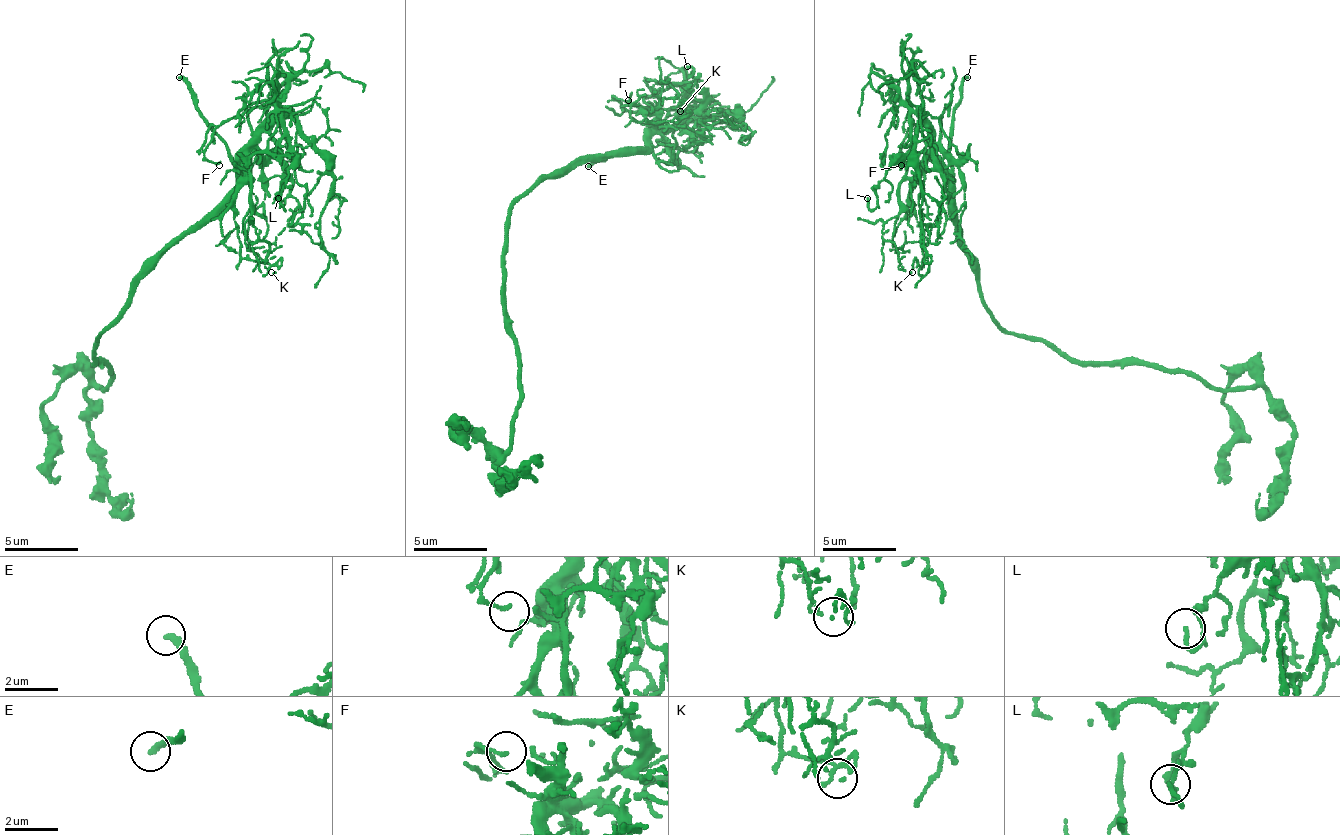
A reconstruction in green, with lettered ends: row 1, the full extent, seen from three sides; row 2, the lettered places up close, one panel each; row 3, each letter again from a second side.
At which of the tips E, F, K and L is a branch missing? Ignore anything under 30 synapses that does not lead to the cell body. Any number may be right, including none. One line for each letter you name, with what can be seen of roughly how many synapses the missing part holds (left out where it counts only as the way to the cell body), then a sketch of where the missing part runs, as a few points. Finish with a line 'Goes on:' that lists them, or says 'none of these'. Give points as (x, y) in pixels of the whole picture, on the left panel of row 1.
Goes on: E

